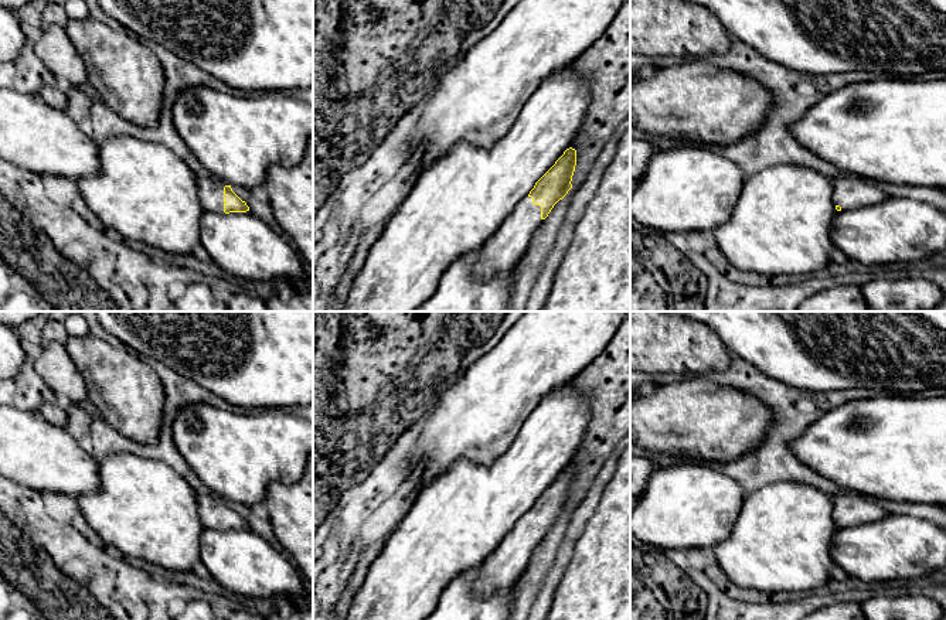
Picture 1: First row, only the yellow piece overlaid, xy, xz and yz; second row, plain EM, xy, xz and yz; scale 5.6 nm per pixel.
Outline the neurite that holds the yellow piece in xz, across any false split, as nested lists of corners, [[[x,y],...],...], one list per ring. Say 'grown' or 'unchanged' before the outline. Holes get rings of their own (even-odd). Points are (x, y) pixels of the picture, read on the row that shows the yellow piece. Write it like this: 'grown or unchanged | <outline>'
grown | [[[569,147],[479,249],[472,268],[473,277],[490,277],[520,260],[541,221],[572,188],[575,166],[576,150]]]

